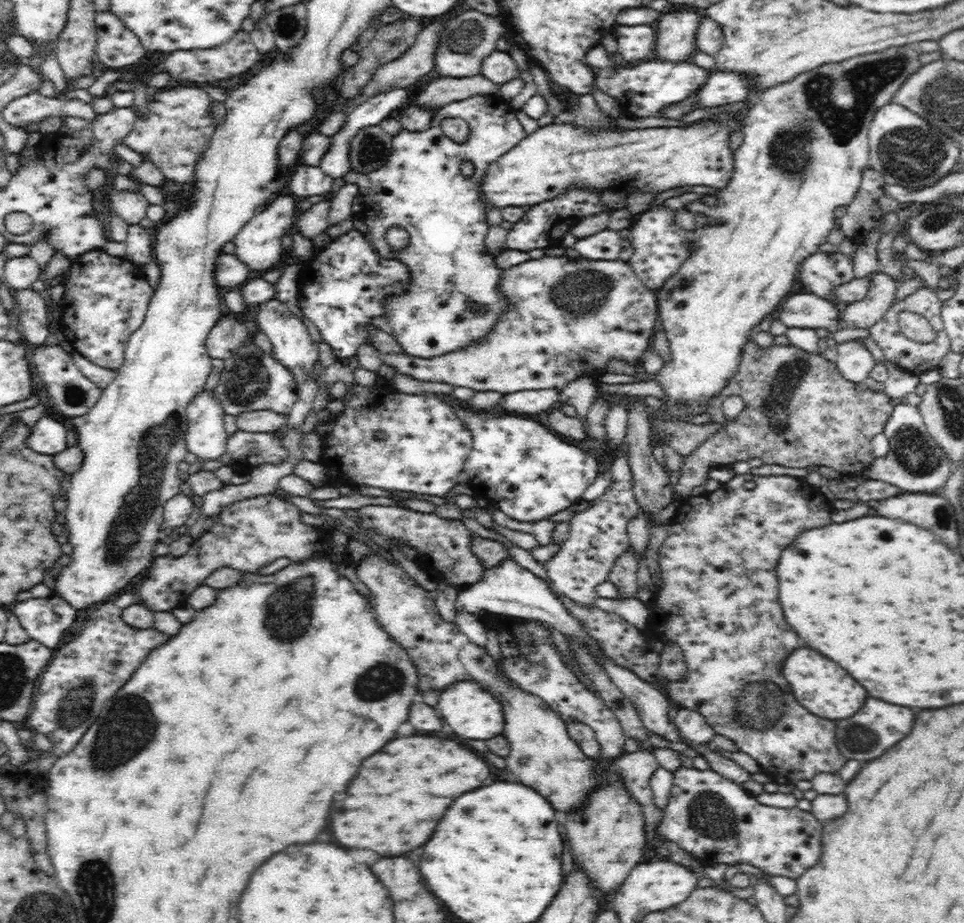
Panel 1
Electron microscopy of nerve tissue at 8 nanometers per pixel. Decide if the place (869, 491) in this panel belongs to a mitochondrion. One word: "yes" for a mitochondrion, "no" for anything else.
no

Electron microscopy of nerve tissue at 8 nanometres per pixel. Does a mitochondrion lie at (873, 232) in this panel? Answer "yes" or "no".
no

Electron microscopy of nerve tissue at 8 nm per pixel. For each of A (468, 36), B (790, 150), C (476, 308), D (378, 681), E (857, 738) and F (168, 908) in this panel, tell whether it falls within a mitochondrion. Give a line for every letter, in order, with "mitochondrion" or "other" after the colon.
A: mitochondrion
B: mitochondrion
C: mitochondrion
D: mitochondrion
E: mitochondrion
F: other

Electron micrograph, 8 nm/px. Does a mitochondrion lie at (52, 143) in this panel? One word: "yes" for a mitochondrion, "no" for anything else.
no

